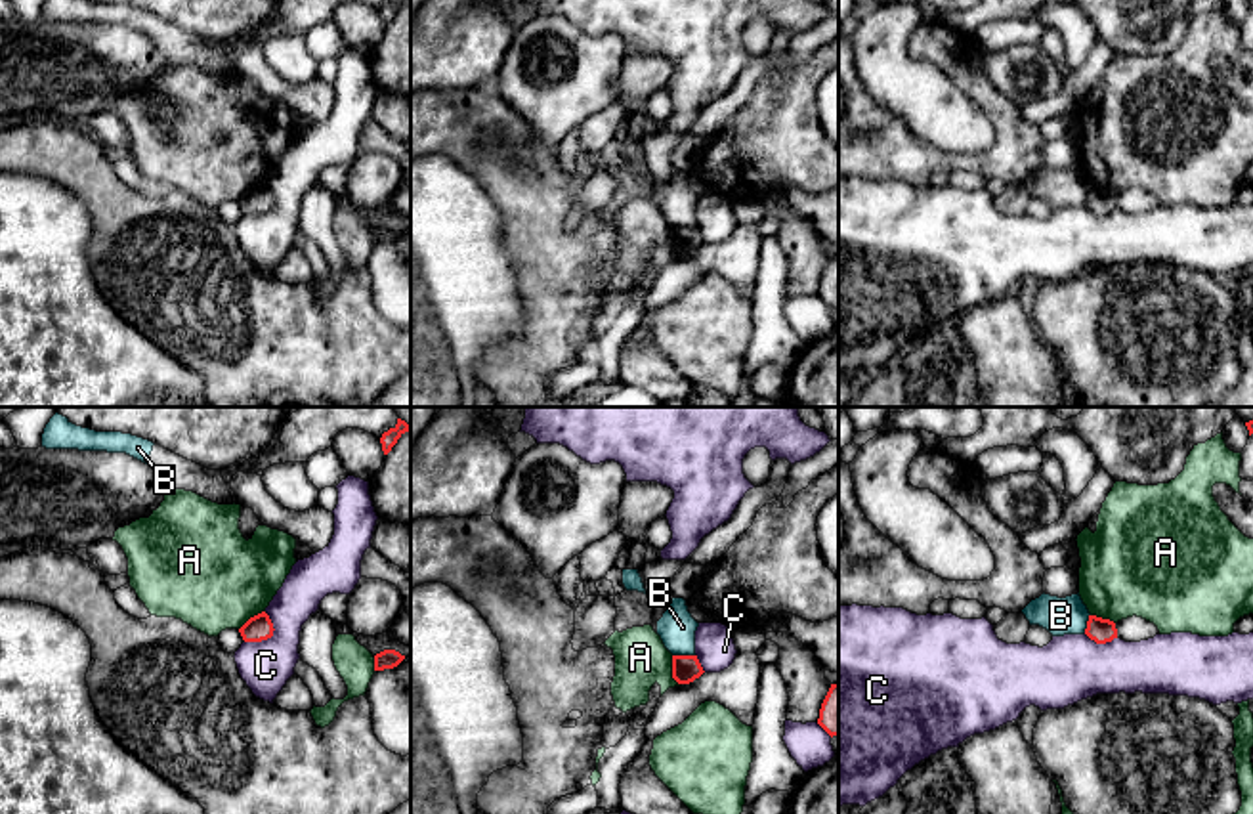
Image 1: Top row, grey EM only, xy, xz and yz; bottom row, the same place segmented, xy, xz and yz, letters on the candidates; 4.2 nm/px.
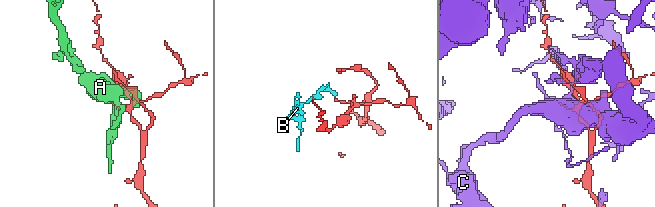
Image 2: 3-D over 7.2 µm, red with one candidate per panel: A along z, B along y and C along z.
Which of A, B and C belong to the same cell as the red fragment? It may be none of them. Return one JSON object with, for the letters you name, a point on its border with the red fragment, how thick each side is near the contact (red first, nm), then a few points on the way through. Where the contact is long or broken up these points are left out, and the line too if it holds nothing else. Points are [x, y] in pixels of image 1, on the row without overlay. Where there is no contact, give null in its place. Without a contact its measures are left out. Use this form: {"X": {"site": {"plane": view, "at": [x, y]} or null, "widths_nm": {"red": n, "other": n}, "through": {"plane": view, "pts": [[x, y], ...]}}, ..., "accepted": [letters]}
{"accepted": []}

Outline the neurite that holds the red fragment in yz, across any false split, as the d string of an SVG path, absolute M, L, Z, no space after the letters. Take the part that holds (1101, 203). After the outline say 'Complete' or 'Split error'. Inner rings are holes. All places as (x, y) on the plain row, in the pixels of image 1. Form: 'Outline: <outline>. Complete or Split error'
Outline: M1089 187L1085 206L1096 216L1106 216L1117 210L1115 195L1096 187Z. Complete

